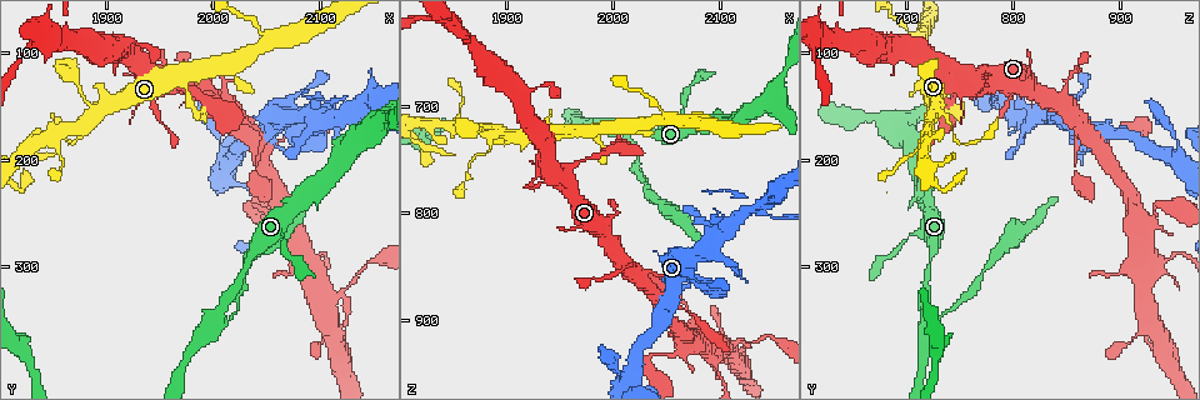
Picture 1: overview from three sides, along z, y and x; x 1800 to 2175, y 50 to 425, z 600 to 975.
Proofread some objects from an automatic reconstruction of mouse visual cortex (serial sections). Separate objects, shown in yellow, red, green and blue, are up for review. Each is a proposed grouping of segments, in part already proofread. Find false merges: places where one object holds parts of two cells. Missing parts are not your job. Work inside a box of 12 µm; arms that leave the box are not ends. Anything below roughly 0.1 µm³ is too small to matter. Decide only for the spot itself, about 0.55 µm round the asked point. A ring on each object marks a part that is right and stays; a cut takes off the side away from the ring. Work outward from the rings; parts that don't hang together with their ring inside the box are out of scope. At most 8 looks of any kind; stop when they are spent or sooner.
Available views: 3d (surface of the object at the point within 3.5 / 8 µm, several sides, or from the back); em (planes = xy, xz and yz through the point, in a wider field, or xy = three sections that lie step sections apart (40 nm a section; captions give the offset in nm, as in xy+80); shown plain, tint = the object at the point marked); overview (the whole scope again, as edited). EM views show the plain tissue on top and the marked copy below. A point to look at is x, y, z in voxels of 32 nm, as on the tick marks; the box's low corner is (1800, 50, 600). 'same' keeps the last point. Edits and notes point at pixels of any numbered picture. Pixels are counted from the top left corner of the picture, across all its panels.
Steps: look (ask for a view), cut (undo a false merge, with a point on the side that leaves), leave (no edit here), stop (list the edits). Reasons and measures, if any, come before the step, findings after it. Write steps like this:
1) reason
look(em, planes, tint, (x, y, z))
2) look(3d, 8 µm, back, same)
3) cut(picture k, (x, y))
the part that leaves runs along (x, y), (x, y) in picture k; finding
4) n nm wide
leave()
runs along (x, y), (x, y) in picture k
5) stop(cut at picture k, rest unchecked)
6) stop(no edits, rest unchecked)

three arms meet
look(3d, 3.5 µm, (2054, 90, 710))

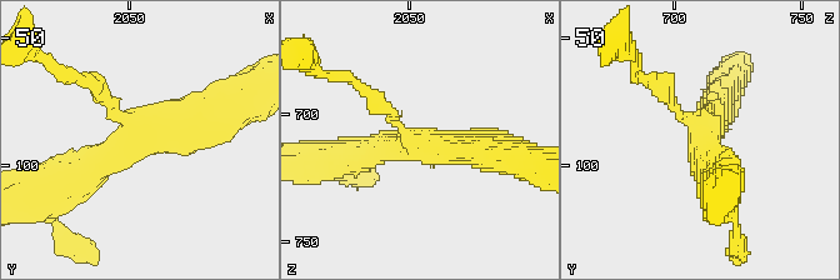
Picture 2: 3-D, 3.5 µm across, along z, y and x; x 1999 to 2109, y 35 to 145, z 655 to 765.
now the EM
look(em, planes, tint, (2053, 89, 711))

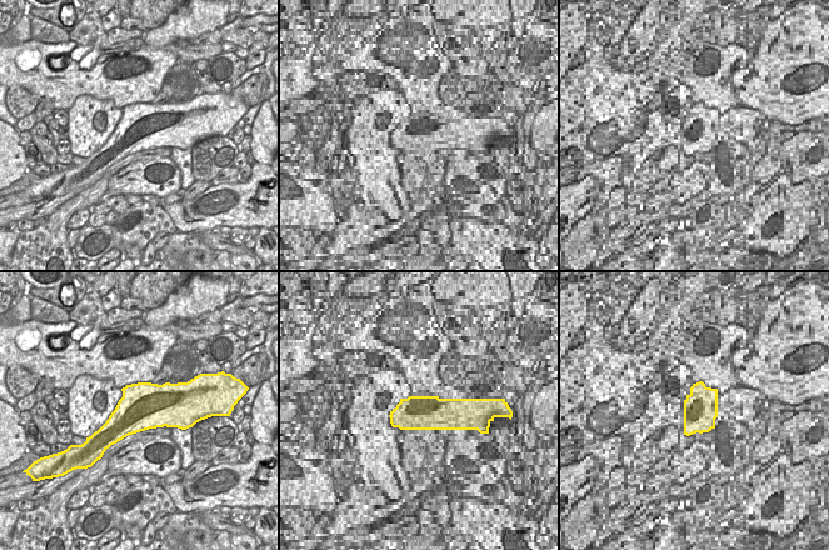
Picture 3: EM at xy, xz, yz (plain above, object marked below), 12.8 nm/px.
arms of 150, 350, 450 nm
leave()
runs along (68, 181), (213, 108) in picture 2; continuous, no second cell

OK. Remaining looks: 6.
narrows sharply
look(3d, 3.5 µm, (2024, 342, 742))

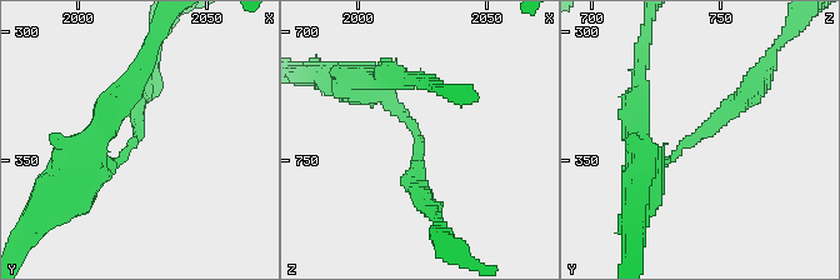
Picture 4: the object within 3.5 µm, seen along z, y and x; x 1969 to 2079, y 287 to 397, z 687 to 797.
arms of 250, 300 nm
look(em, xy, step 3, tint, (2023, 341, 741))

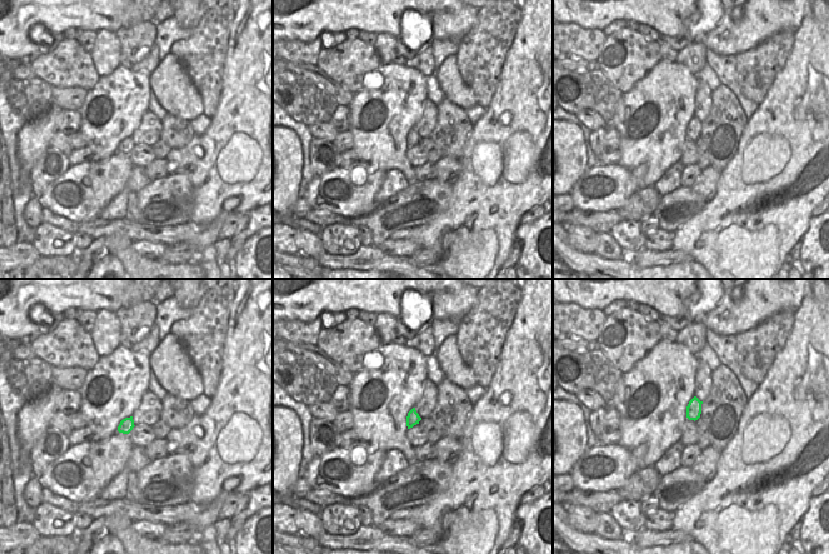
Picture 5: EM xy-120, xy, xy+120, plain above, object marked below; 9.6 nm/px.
leave()
runs along (641, 158), (668, 161), (756, 81) in picture 4; all the same cell

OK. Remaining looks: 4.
narrows sharply
look(3d, 3.5 µm, (2052, 184, 886))

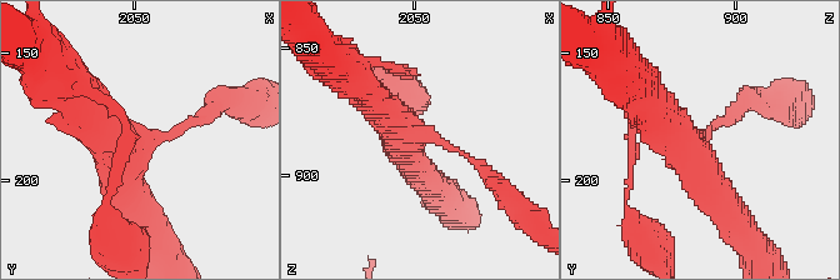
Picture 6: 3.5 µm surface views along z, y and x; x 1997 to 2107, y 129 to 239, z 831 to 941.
look(em, xy, step 2, tint, (2052, 185, 884))

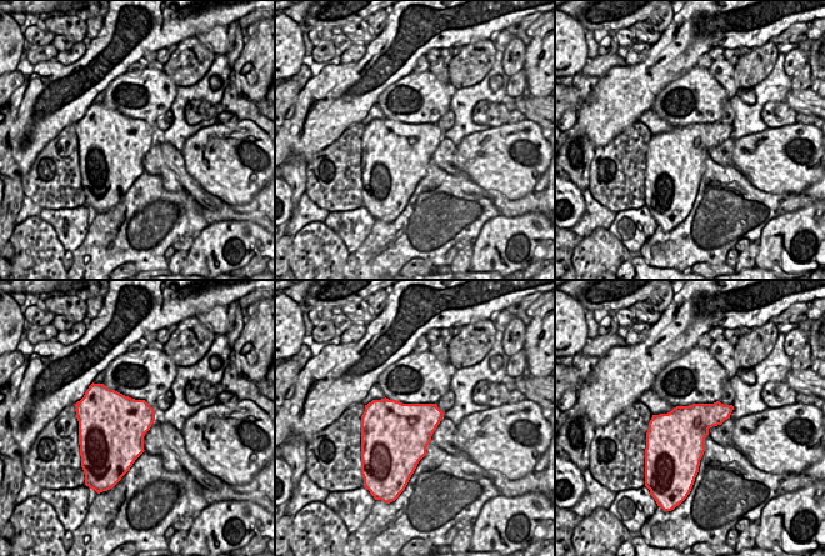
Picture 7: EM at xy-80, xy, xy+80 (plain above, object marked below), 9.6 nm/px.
650 nm wide
leave()
runs along (644, 98), (736, 225) in picture 6; all the same cell

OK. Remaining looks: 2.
stop(no edits, rest unchecked)

